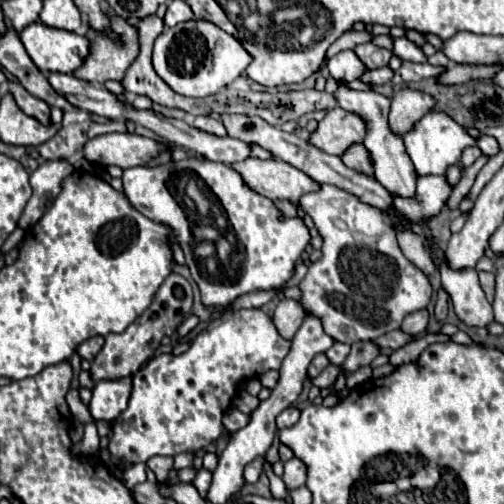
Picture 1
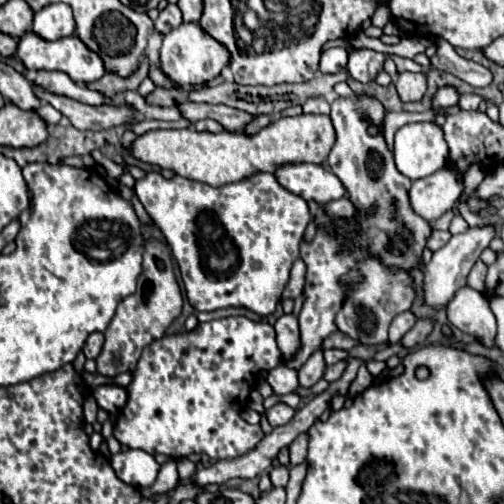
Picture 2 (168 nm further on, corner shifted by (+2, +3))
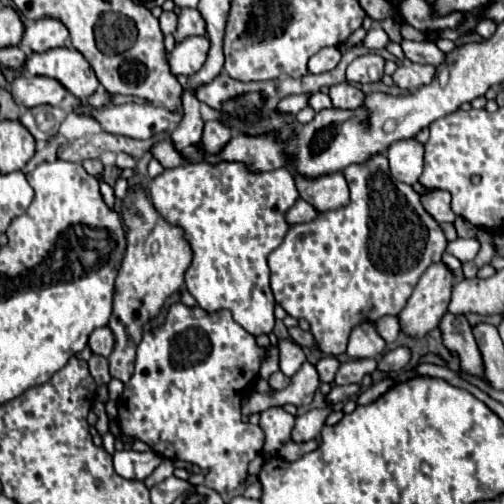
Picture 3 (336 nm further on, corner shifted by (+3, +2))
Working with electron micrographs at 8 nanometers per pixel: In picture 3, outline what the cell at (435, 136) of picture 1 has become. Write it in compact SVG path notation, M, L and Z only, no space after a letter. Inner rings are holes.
M397 141L387 153L391 175L407 185L417 183L423 171L423 145L413 141Z

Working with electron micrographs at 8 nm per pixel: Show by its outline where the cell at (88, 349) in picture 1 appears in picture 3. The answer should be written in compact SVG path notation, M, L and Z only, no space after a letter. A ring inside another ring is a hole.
M99 327L91 333L89 337L89 347L93 353L97 355L111 355L113 347L115 347L115 337L113 337L113 331L109 327Z

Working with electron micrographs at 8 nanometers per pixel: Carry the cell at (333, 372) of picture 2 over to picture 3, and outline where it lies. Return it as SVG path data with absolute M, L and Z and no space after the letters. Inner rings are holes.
M353 359L349 363L343 363L335 375L335 385L349 385L349 383L361 383L361 379L367 373L373 373L377 369L375 359Z

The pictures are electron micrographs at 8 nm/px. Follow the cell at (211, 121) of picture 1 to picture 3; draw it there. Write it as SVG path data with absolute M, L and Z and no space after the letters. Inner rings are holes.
M205 121L203 129L203 145L209 155L217 155L231 139L231 129L225 129L219 121Z

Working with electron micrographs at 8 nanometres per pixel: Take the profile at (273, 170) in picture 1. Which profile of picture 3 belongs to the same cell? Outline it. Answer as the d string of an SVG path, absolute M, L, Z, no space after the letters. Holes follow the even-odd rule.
M343 173L319 177L317 181L295 181L301 199L319 211L341 209L349 205L349 187Z

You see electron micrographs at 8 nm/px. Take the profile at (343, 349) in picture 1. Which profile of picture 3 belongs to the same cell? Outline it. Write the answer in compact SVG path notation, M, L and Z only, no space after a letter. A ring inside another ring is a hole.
M323 355L323 357L319 359L319 363L315 365L315 369L317 369L317 373L319 373L319 381L321 381L321 383L333 383L335 373L337 373L337 369L339 369L339 361L337 361L335 357L331 357L331 355Z

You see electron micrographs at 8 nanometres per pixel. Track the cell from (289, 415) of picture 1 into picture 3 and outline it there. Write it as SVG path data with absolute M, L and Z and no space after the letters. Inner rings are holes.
M273 407L261 413L259 427L265 435L263 453L275 453L279 451L287 441L291 441L291 429L295 425L295 417L289 415L285 409Z

